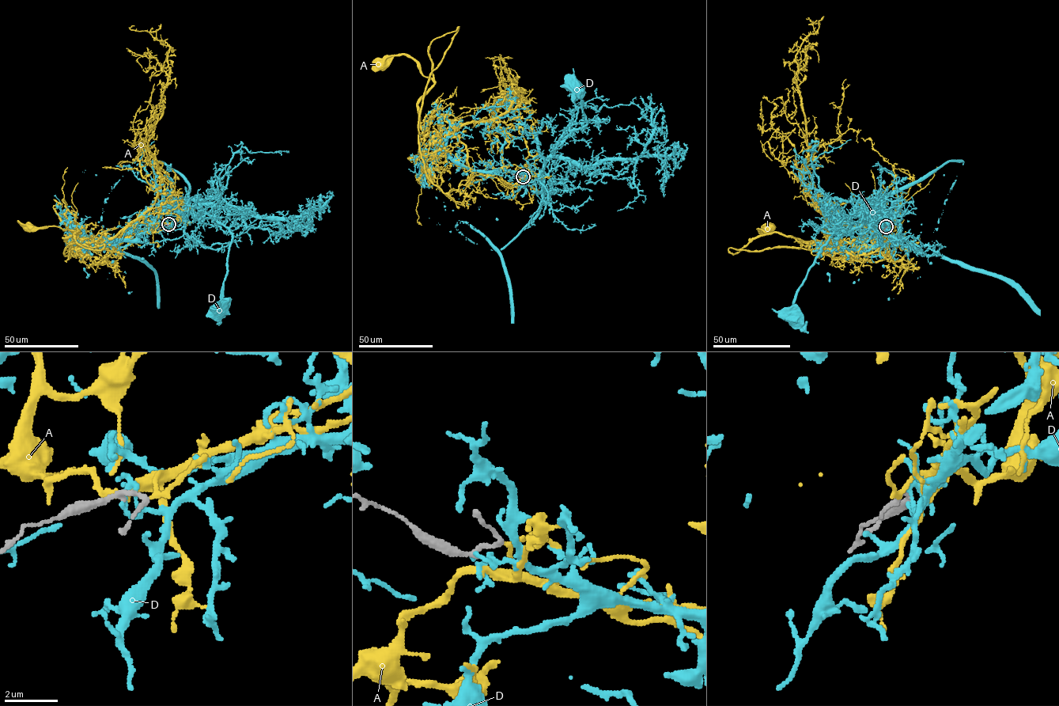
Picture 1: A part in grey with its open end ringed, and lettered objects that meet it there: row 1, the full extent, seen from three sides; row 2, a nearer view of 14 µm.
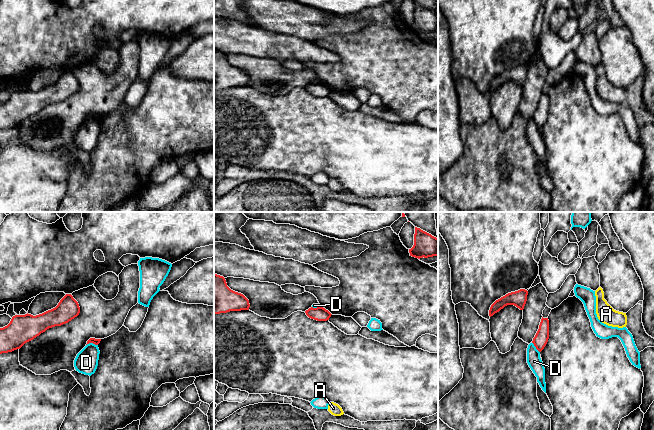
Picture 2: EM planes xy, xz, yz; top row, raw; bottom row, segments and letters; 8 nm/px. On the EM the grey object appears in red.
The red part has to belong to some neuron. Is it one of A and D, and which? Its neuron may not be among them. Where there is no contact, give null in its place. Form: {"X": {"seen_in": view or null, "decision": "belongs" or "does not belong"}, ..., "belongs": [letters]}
{"A": {"seen_in": null, "decision": "belongs"}, "D": {"seen_in": "xy", "decision": "does not belong"}, "belongs": ["A"]}

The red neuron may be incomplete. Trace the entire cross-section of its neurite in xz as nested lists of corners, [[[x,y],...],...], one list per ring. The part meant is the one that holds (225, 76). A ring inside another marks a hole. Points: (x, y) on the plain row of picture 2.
[[[214,49],[214,90],[249,86],[249,76],[231,66],[223,52]]]

